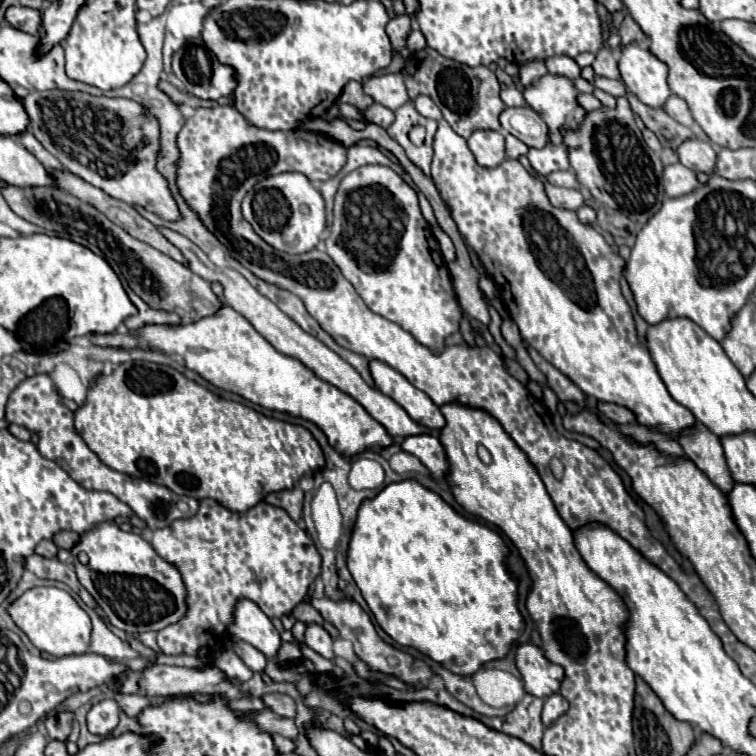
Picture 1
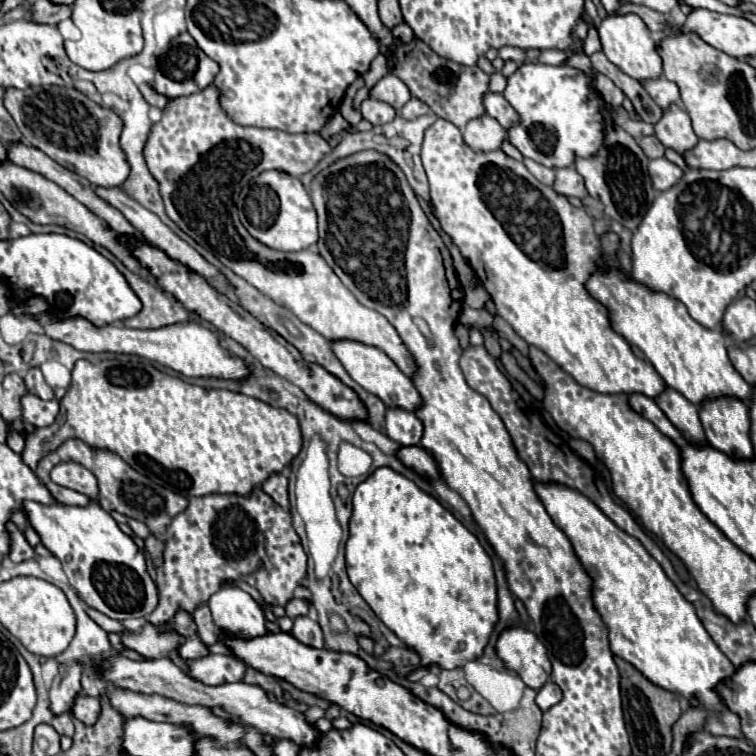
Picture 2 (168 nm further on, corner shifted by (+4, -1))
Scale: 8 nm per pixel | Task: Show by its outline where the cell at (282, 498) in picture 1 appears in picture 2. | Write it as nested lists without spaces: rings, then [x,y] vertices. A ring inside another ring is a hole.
[[[272,473],[266,481],[266,485],[262,485],[262,491],[266,491],[282,509],[290,509],[288,503],[288,479],[282,473]]]

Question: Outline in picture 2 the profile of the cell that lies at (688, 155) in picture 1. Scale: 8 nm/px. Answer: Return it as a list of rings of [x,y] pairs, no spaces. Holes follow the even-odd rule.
[[[672,103],[668,109],[664,109],[660,121],[654,125],[656,137],[664,147],[670,147],[678,153],[684,153],[686,149],[692,149],[698,141],[688,113],[678,105]]]

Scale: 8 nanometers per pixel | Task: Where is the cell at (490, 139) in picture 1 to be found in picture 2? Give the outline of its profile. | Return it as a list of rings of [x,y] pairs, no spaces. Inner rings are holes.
[[[482,115],[466,123],[462,137],[474,151],[494,151],[506,139],[506,129],[494,117]]]

